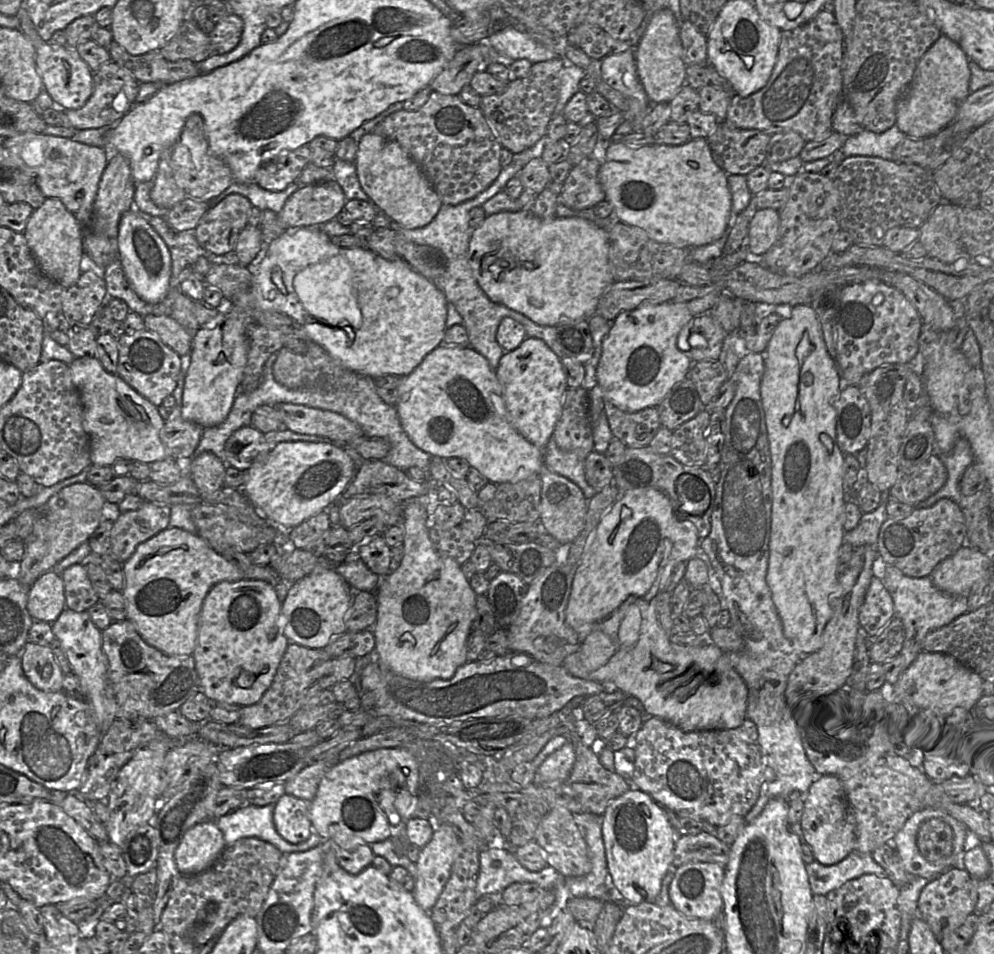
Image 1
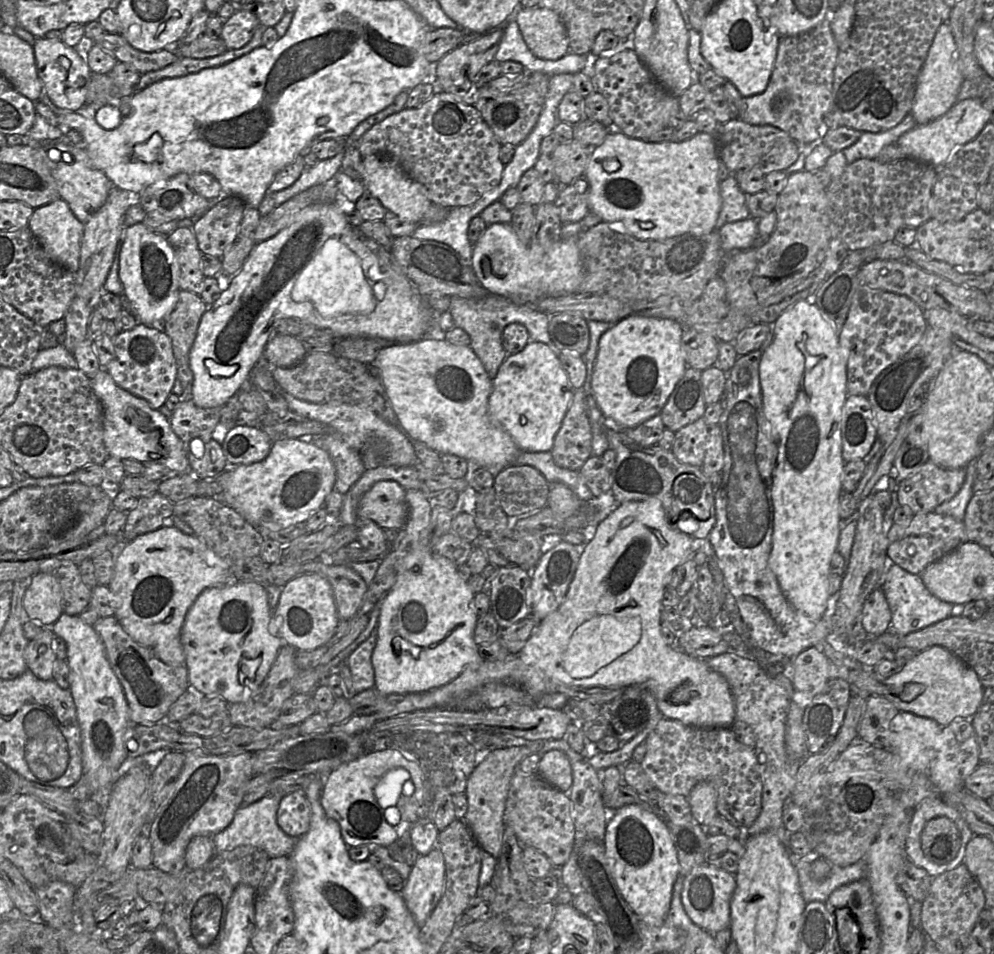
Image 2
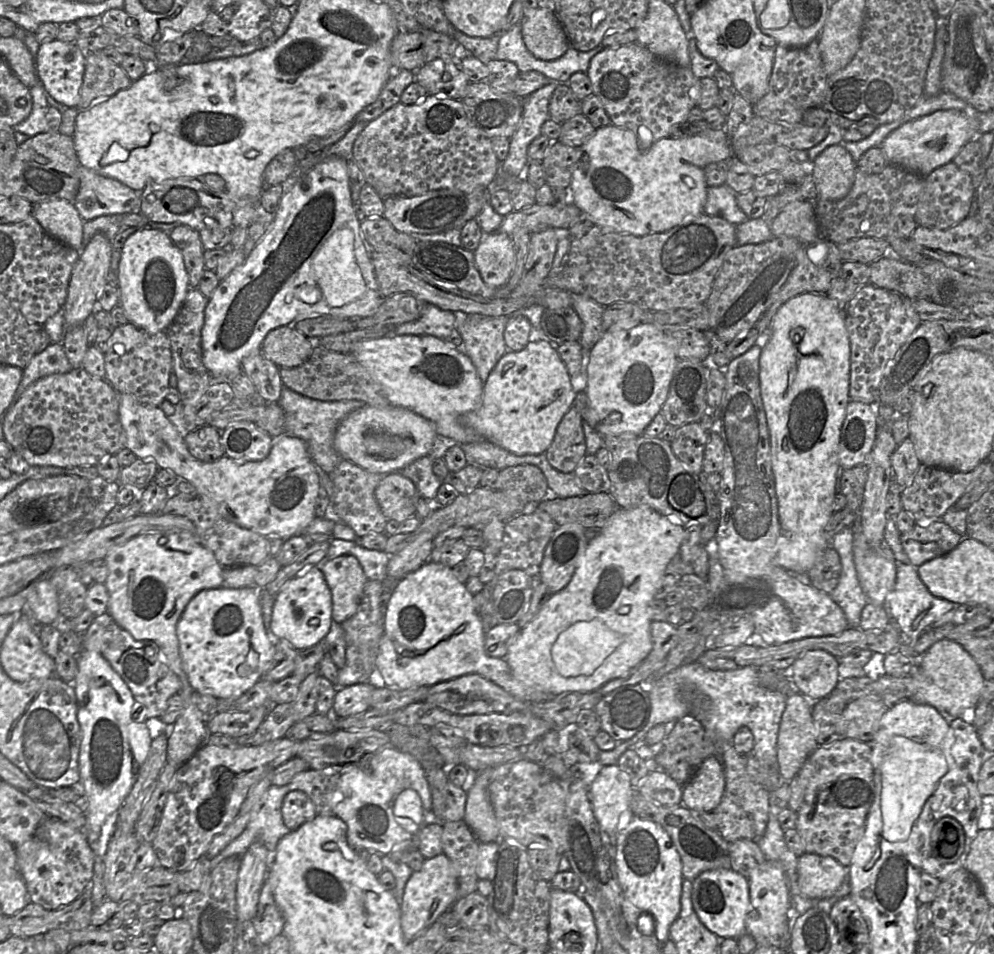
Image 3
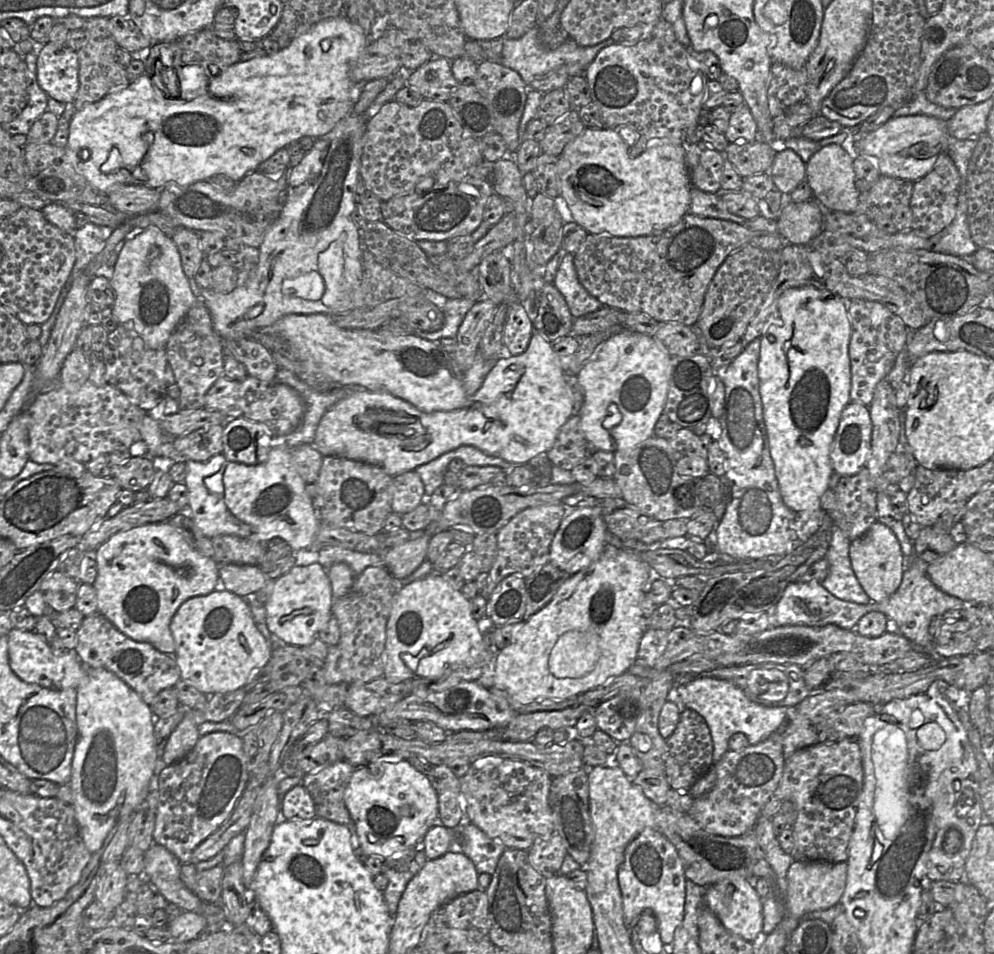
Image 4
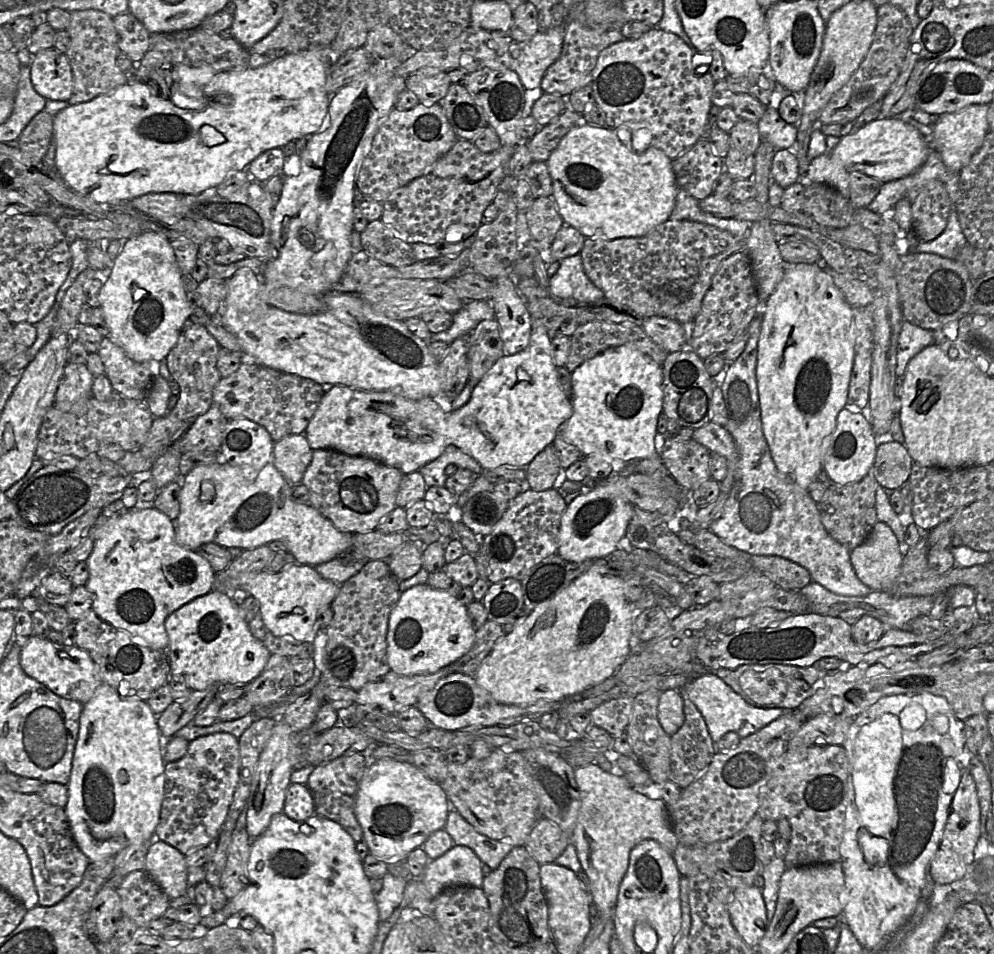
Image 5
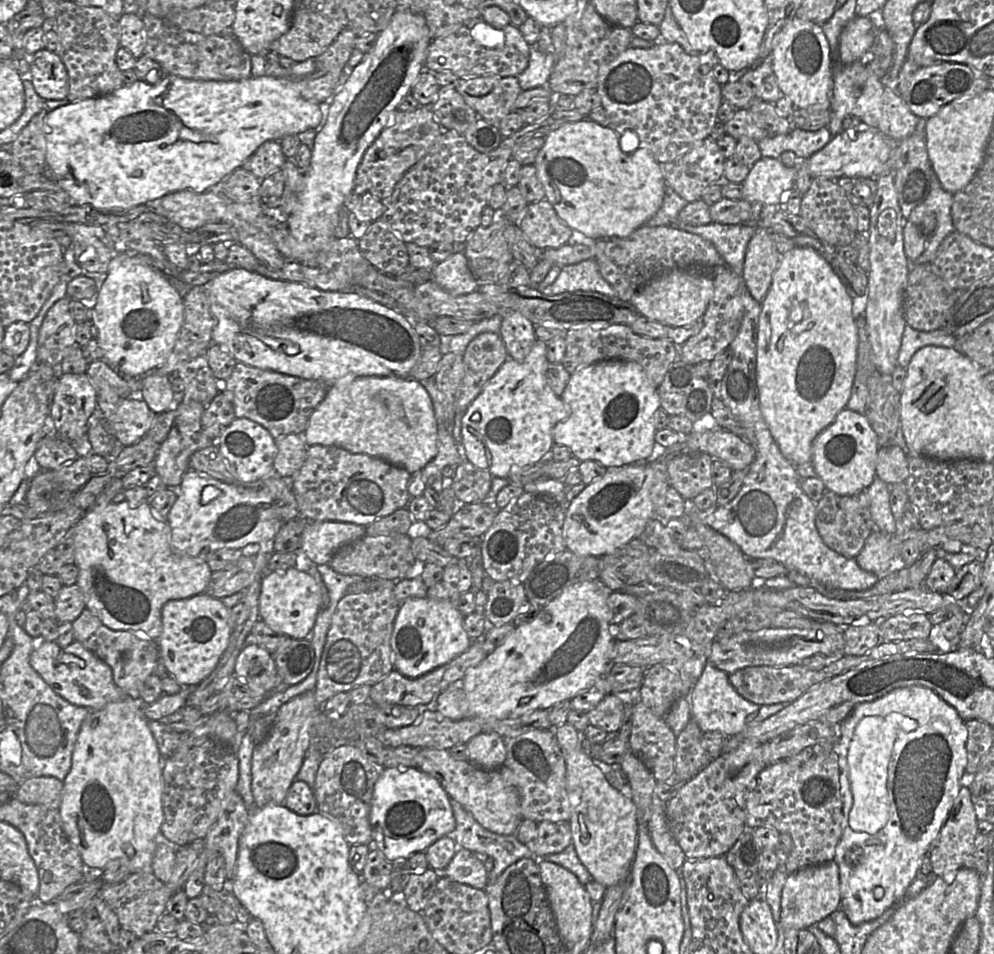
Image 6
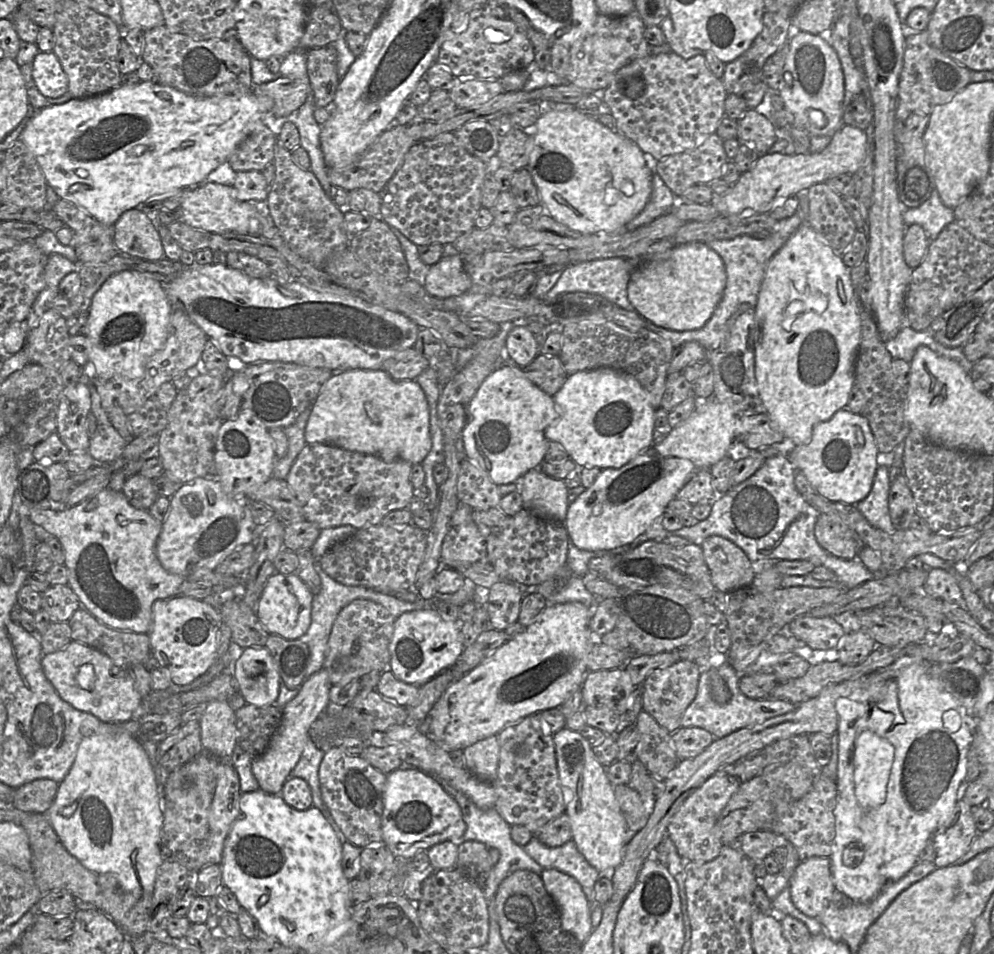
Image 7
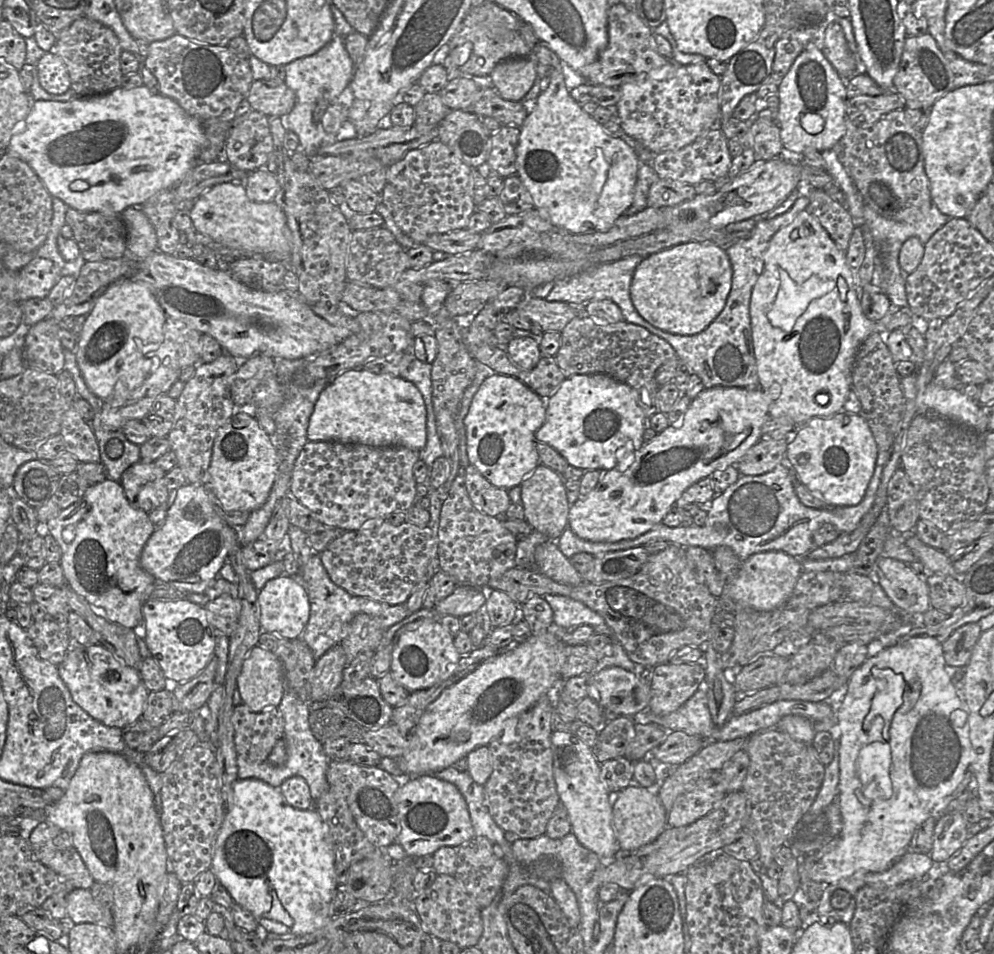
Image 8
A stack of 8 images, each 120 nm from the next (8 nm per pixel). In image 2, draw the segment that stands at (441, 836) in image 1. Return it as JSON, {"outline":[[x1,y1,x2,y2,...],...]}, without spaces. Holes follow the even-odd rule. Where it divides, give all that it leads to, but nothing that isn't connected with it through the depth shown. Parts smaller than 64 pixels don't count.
{"outline":[[435,846,428,854,419,856,405,881,401,895,420,928,443,895,445,871,443,853]]}

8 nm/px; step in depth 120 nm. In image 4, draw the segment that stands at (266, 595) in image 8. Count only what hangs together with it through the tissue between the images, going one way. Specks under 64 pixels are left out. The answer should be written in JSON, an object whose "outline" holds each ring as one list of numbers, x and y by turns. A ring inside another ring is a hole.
{"outline":[[319,563,293,566,290,571,274,580,272,593,265,604,268,630,288,645,304,647,311,644,332,617,333,596,327,570],[218,564,219,578,225,590,239,597,256,593,271,580,266,578,259,566,246,564]]}

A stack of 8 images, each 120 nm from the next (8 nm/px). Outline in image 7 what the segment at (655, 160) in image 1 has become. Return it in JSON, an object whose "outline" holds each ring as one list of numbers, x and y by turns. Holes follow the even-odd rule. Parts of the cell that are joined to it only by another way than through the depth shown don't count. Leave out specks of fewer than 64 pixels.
{"outline":[[576,105,575,108,544,110,533,128,526,133,533,140,527,169,537,186,541,204,553,219,571,230,582,234,622,230,649,201,653,172,646,163,644,152,631,139,581,114]]}

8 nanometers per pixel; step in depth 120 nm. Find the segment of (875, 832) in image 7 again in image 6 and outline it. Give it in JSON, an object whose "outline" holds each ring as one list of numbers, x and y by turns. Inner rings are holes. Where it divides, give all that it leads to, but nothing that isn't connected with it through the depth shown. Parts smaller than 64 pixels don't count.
{"outline":[[921,686,897,688,871,702,858,704,838,727,835,752,840,770,840,793,842,797,842,834,836,846,834,861,839,868,841,908,854,925,880,917,896,904,914,881,925,855,937,838,962,786,970,787,973,776,966,772,968,731,958,712,933,690]]}

